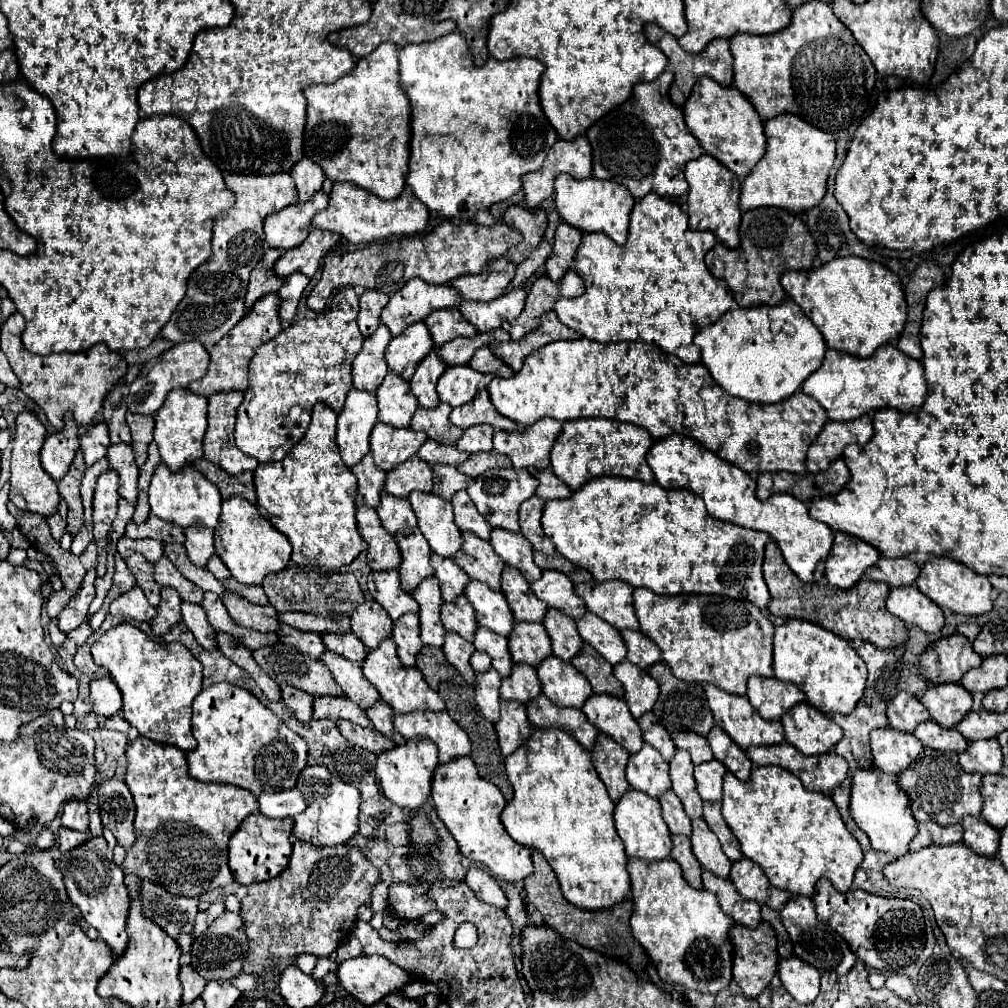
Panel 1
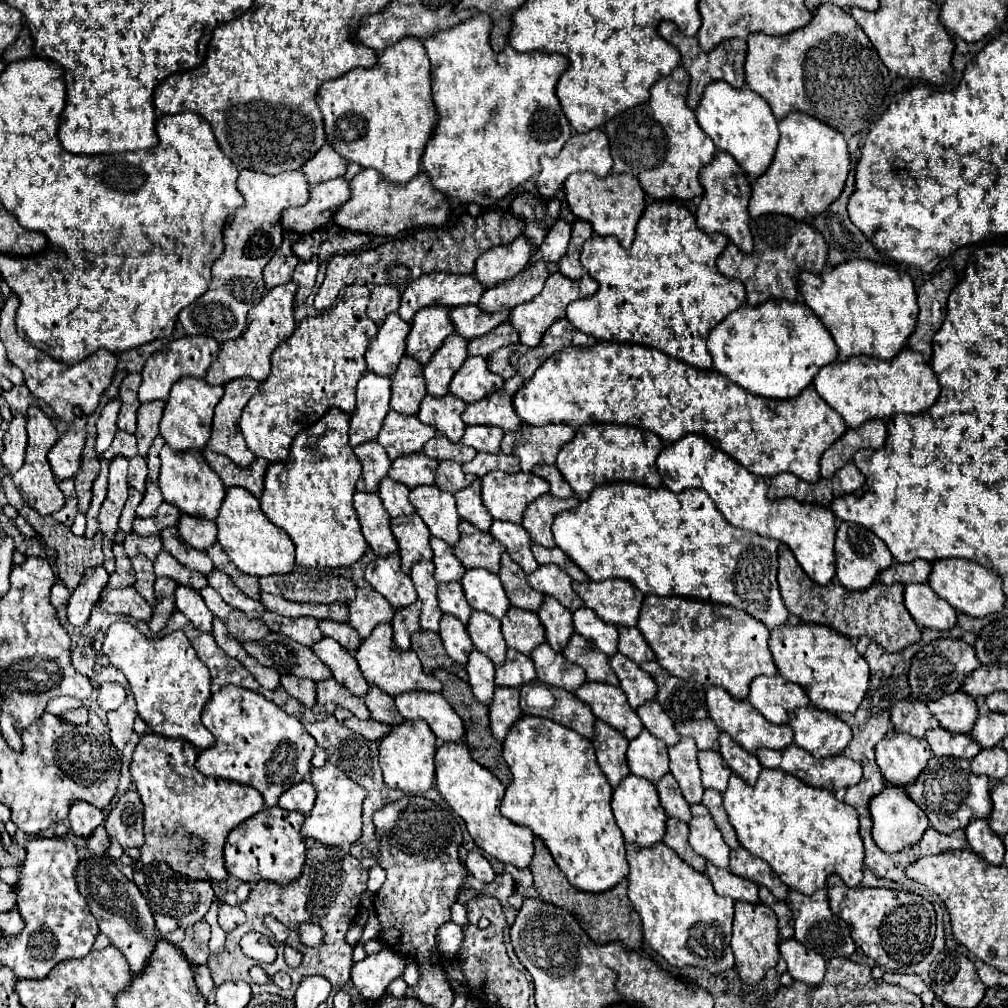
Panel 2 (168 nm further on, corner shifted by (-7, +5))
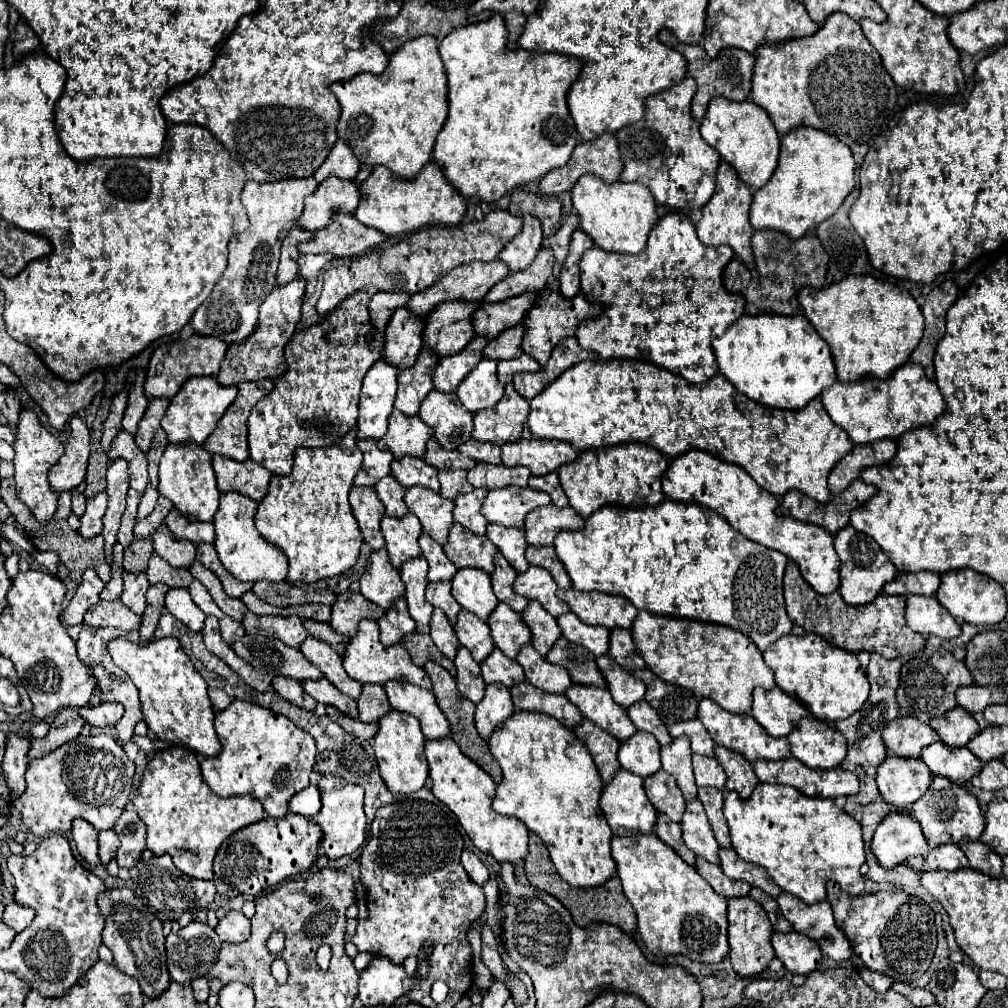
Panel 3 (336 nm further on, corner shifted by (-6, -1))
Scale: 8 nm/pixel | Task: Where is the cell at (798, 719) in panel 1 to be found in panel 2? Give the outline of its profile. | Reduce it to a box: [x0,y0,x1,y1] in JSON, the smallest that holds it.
[789,704,851,758]

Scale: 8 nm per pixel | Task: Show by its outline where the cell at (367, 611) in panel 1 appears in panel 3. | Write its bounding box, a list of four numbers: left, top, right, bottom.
[330,590,384,636]

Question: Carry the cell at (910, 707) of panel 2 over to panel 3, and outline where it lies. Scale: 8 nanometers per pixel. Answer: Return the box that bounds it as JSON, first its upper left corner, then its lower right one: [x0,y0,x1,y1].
[882,718,938,758]

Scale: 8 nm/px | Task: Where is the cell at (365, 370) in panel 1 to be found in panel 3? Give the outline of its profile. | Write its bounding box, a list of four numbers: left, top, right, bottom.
[384,306,424,370]

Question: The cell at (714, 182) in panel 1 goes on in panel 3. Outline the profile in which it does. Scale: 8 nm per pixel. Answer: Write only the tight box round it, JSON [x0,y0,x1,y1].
[696,162,754,266]

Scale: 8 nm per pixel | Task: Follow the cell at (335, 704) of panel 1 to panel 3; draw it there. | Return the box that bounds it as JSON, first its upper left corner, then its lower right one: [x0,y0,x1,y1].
[302,678,358,718]

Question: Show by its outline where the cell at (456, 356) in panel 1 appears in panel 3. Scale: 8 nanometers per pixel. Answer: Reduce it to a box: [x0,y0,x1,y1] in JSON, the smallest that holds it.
[484,324,524,360]

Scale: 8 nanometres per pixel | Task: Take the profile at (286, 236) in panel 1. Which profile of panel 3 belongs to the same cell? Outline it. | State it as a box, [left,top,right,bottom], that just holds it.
[296,176,362,232]

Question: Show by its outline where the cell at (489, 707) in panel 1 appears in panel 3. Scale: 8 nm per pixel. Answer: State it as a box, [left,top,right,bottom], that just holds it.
[454,646,486,704]

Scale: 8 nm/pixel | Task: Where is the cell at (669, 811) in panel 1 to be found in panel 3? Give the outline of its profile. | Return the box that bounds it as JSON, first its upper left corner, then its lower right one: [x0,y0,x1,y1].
[644,770,684,822]

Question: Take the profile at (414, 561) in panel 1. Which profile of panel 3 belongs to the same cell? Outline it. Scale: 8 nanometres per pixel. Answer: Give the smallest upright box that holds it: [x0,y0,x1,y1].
[380,512,422,568]

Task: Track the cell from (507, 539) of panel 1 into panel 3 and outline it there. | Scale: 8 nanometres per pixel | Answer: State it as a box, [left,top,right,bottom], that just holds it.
[486,524,530,572]

